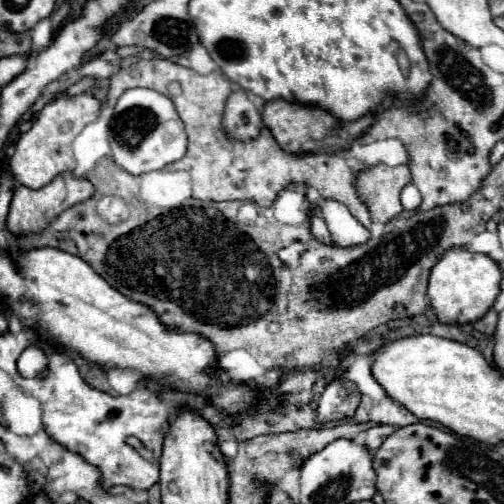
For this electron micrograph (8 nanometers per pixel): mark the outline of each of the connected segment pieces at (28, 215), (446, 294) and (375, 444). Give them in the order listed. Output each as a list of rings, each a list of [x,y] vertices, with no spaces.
[[[69,172],[59,174],[51,184],[47,184],[47,186],[43,186],[39,190],[31,190],[31,188],[25,188],[25,186],[15,186],[13,200],[11,200],[11,206],[9,206],[9,216],[7,216],[7,230],[17,238],[19,236],[29,236],[29,234],[39,234],[63,210],[71,208],[77,202],[83,202],[83,200],[91,198],[93,192],[95,192],[95,188],[93,188],[93,184],[89,180],[75,178]]]
[[[461,248],[449,250],[437,266],[433,266],[429,276],[429,304],[441,324],[469,324],[477,322],[495,302],[499,294],[499,282],[501,282],[501,270],[495,260],[491,260],[485,254],[473,254]]]
[[[379,424],[379,426],[369,428],[369,430],[365,432],[365,442],[363,442],[363,446],[367,446],[369,450],[375,452],[375,450],[381,446],[381,442],[383,442],[389,434],[393,434],[393,430],[395,430],[395,426],[391,426],[391,424]]]

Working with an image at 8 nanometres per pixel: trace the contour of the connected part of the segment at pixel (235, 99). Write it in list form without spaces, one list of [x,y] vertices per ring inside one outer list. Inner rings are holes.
[[[235,90],[225,104],[221,126],[229,138],[249,142],[259,136],[263,118],[247,94],[243,90]]]

